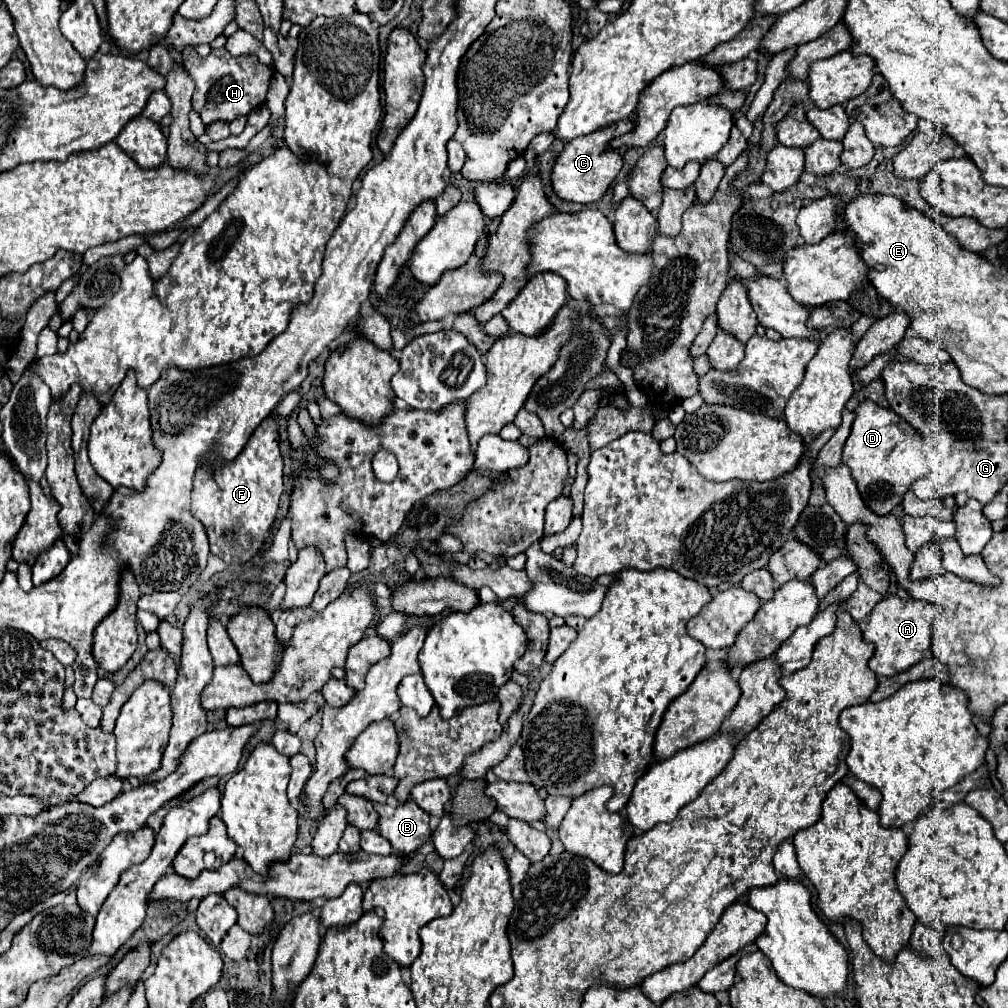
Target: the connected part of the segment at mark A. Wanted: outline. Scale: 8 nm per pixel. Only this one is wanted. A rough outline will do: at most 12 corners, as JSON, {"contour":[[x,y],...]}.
{"contour":[[882,598],[864,638],[878,678],[914,666],[932,648],[938,606]]}

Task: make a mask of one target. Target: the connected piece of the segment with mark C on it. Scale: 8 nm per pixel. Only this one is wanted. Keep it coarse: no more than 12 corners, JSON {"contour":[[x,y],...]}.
{"contour":[[614,126],[566,144],[552,170],[560,198],[590,204],[624,164]]}

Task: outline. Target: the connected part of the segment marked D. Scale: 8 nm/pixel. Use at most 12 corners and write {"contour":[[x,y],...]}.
{"contour":[[862,402],[844,464],[878,516],[928,474],[922,438]]}

